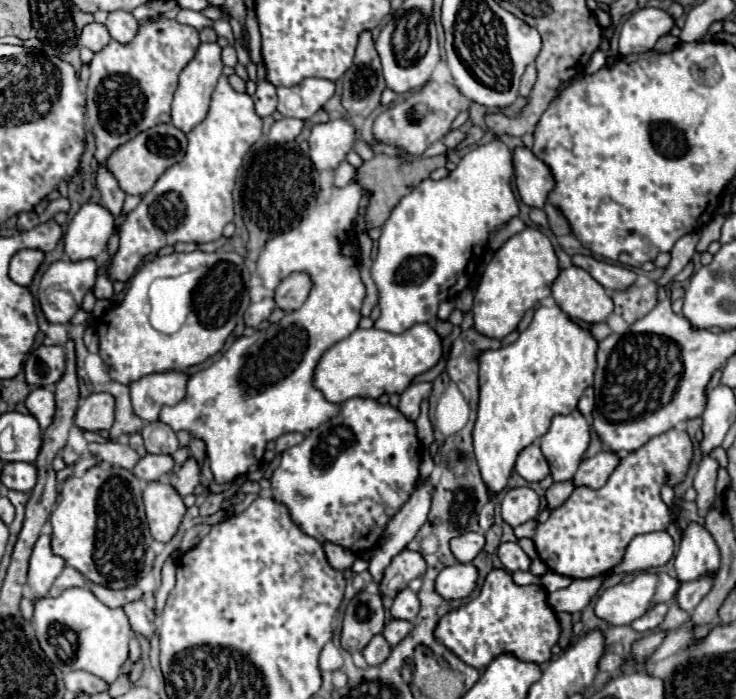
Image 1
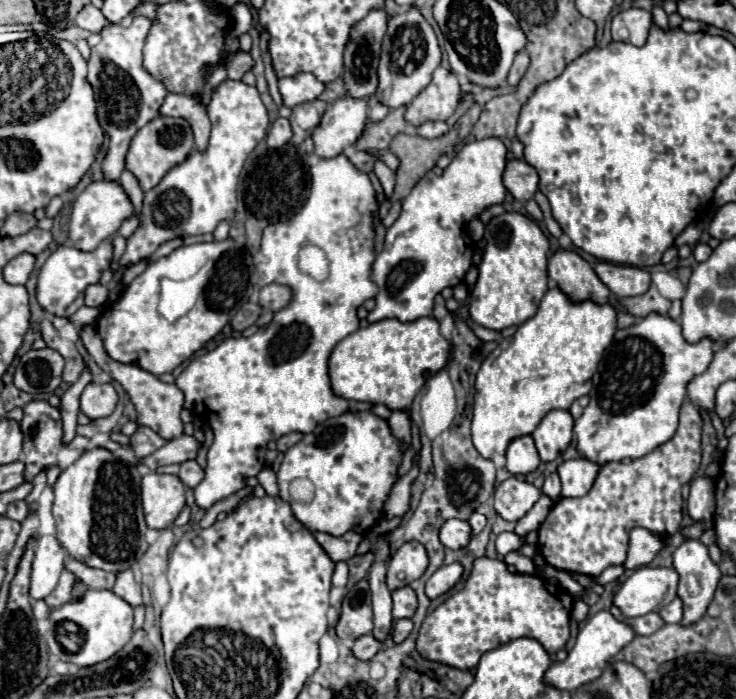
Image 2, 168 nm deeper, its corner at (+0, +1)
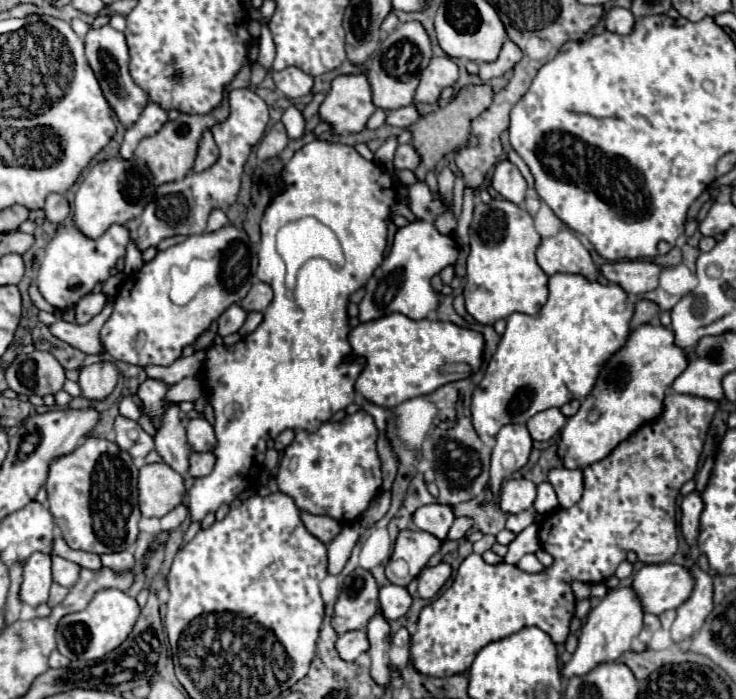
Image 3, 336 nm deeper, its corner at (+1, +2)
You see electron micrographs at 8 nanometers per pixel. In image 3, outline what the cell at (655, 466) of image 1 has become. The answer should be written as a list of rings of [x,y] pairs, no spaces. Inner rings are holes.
[[[675,391],[665,393],[663,413],[643,423],[629,441],[619,443],[605,459],[583,469],[583,497],[571,509],[555,509],[547,513],[539,523],[539,542],[553,557],[553,565],[545,567],[541,573],[525,573],[515,565],[489,565],[481,555],[471,553],[457,569],[453,585],[443,591],[433,603],[423,607],[417,621],[417,631],[411,639],[409,663],[421,675],[429,677],[449,677],[463,673],[471,667],[475,655],[491,641],[513,635],[515,631],[537,625],[555,643],[565,643],[570,633],[571,619],[575,613],[576,599],[571,591],[571,581],[583,581],[589,585],[607,581],[617,565],[625,561],[627,551],[635,551],[641,563],[665,563],[677,551],[677,523],[675,523],[675,499],[683,483],[695,477],[699,453],[711,429],[713,413],[719,403],[711,399],[701,399],[695,395],[681,395]]]

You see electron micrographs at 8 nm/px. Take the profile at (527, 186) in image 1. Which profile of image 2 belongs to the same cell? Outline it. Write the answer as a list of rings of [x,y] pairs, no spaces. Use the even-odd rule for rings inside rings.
[[[508,160],[504,172],[504,186],[520,202],[528,202],[538,192],[538,172],[526,160]]]

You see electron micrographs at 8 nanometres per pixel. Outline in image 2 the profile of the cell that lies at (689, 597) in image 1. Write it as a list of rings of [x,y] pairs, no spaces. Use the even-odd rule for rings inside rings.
[[[676,596],[670,604],[666,604],[662,610],[660,610],[660,616],[666,624],[676,624],[682,620],[682,600],[680,596]]]

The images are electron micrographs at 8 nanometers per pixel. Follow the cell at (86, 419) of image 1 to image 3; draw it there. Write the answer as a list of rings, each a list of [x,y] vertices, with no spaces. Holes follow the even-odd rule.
[[[99,361],[81,369],[79,385],[87,399],[105,399],[117,385],[119,371],[111,361]]]

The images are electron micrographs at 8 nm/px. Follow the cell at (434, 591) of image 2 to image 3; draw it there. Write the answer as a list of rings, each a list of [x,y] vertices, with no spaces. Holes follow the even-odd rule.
[[[443,561],[435,567],[425,567],[417,577],[419,597],[421,599],[433,599],[449,577],[451,577],[451,565],[443,563]]]

